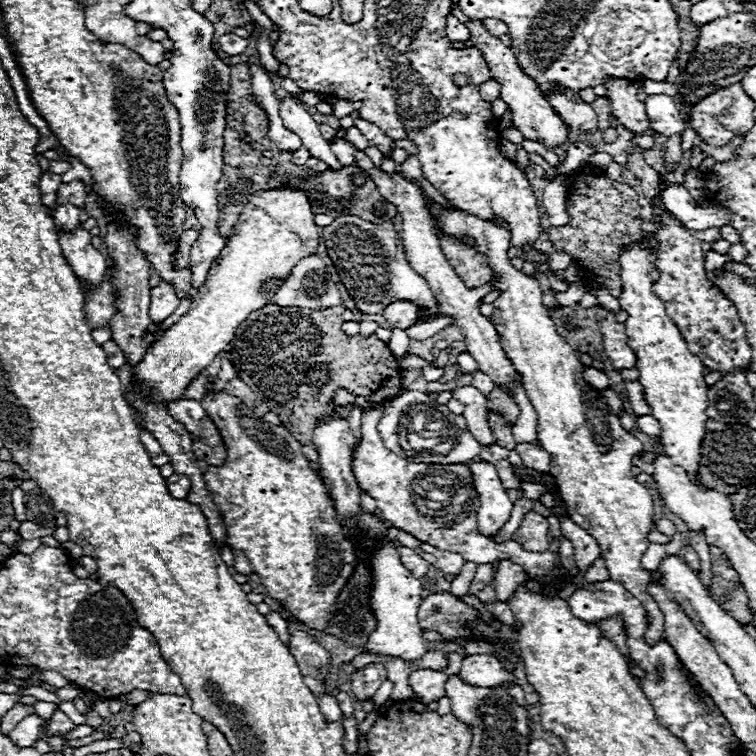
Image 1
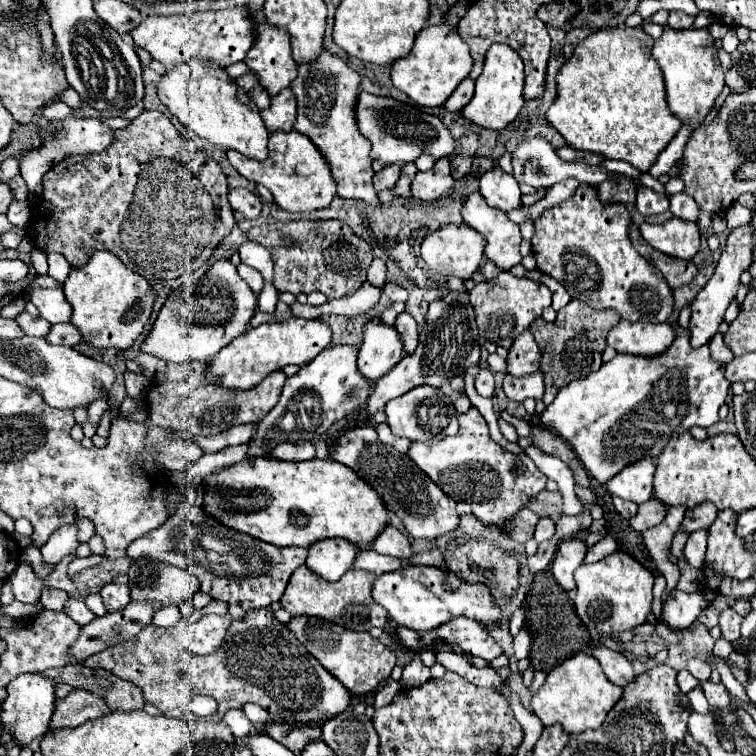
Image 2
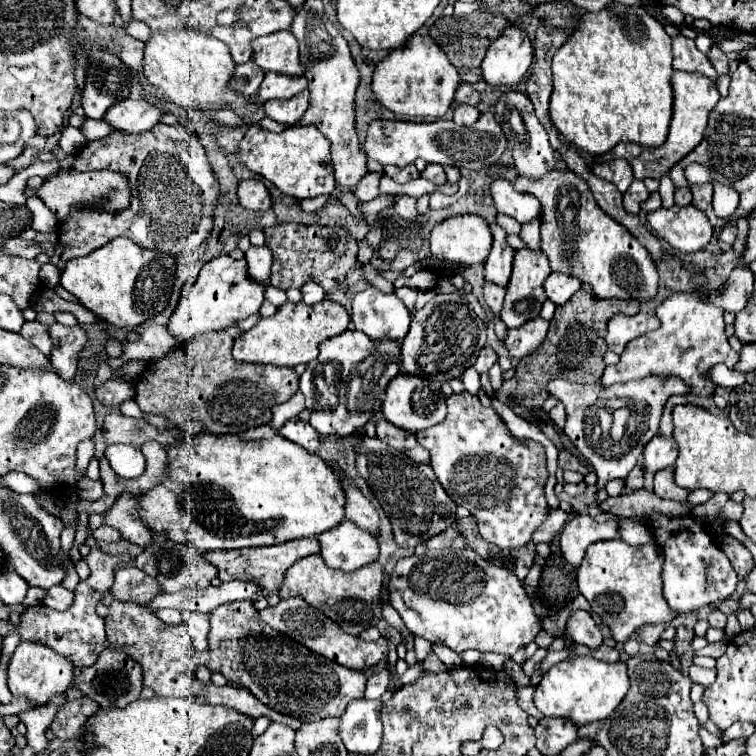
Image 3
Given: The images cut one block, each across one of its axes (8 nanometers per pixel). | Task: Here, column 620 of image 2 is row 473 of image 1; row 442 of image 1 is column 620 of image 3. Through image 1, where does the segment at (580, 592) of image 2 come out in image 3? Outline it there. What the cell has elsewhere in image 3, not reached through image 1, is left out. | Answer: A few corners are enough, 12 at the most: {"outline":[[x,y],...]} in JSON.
{"outline":[[604,540],[578,590],[616,642],[678,614],[662,596],[662,550]]}

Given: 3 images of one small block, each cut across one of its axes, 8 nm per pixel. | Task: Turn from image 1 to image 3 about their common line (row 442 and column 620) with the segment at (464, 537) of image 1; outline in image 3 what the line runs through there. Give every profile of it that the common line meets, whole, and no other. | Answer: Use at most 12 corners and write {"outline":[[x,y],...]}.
{"outline":[[704,292],[656,308],[662,326],[630,341],[600,386],[680,376],[692,394],[740,358]]}

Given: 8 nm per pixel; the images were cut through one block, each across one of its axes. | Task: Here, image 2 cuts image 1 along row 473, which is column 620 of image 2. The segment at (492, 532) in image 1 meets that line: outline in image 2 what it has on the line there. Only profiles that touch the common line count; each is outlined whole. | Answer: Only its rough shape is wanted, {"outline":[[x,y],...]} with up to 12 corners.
{"outline":[[656,460],[628,464],[606,486],[642,504],[654,496]]}

